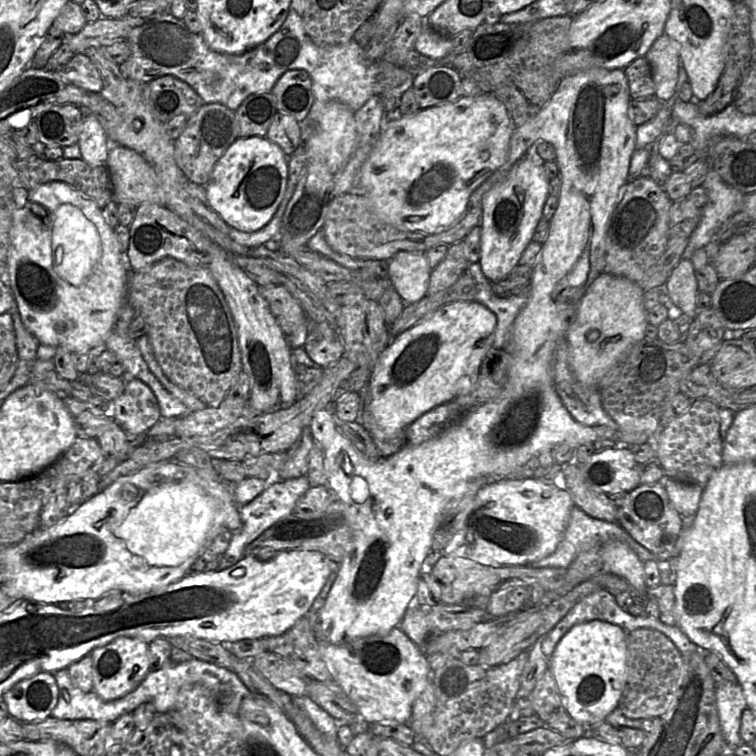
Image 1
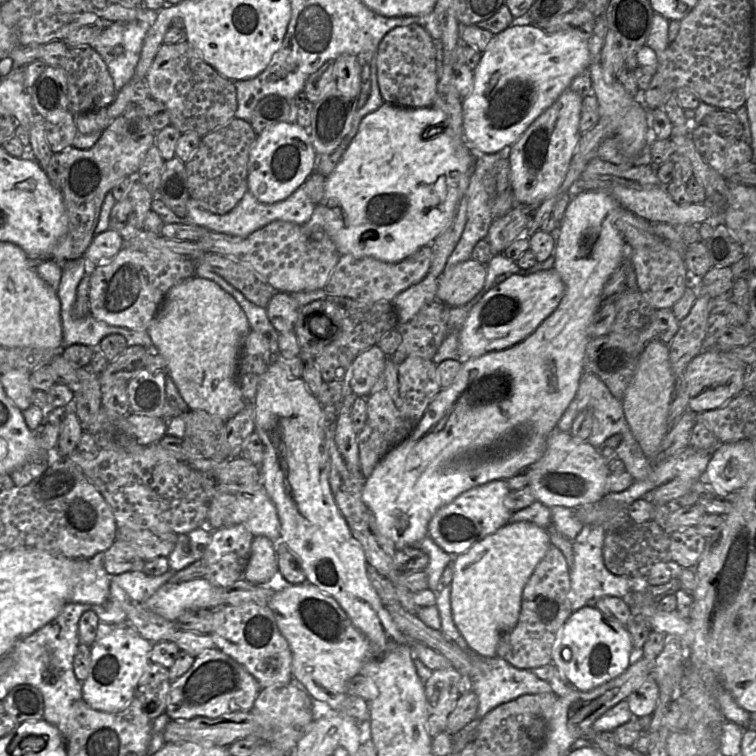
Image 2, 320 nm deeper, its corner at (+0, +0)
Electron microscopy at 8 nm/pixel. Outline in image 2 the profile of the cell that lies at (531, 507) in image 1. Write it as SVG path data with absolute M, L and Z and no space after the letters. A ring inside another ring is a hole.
M494 480L463 492L433 515L428 524L428 536L453 557L464 553L474 544L509 523L512 512L505 505L505 499L510 492L506 480Z

